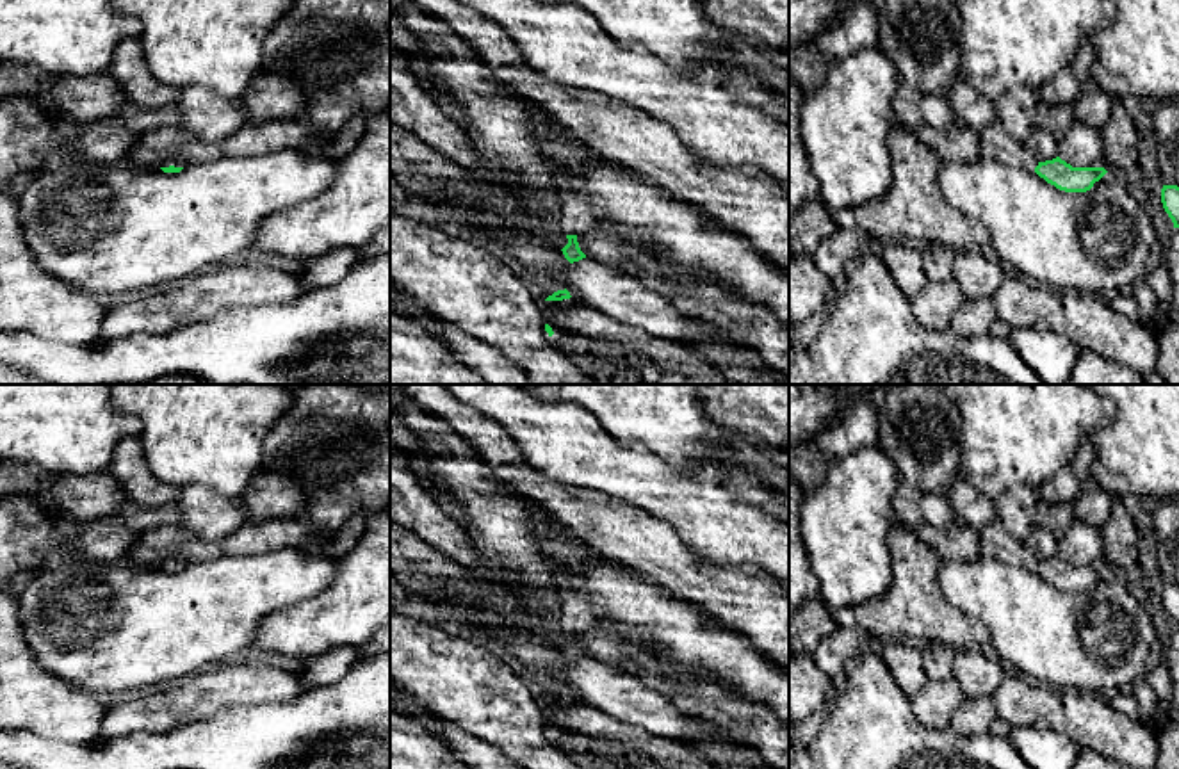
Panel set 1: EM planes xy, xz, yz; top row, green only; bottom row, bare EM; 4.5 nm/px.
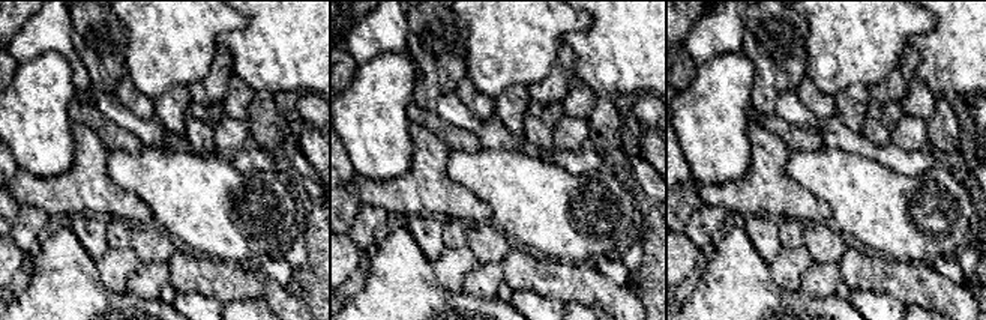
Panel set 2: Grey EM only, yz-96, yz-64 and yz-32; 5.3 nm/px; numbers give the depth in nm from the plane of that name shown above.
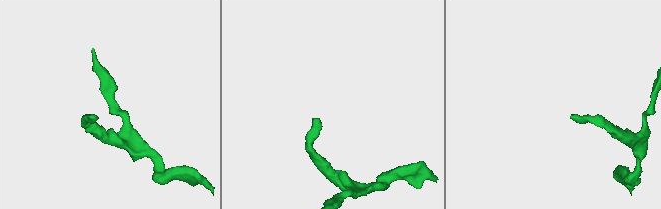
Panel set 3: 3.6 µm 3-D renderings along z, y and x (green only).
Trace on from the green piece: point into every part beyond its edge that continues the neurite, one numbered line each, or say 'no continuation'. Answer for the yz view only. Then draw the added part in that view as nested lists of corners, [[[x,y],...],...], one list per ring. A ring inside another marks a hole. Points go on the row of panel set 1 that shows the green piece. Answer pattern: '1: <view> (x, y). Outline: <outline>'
1: yz (996, 145). Outline: [[[999,123],[978,130],[978,137],[981,141],[980,157],[983,158],[992,158],[1004,166],[1029,171],[1035,171],[1035,167],[1038,166],[1038,160],[1026,148],[1026,144],[1010,137]]]

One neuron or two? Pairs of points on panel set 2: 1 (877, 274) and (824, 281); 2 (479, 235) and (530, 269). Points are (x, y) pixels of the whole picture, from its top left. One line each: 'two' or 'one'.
1: two
2: two

